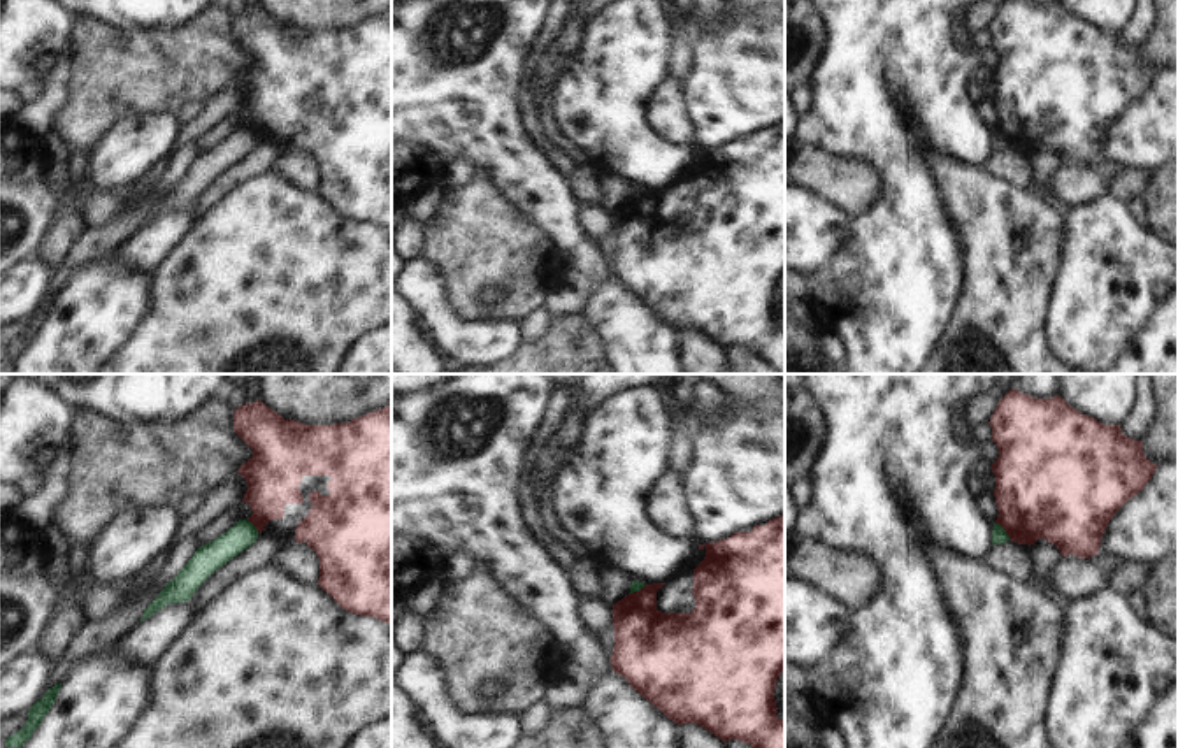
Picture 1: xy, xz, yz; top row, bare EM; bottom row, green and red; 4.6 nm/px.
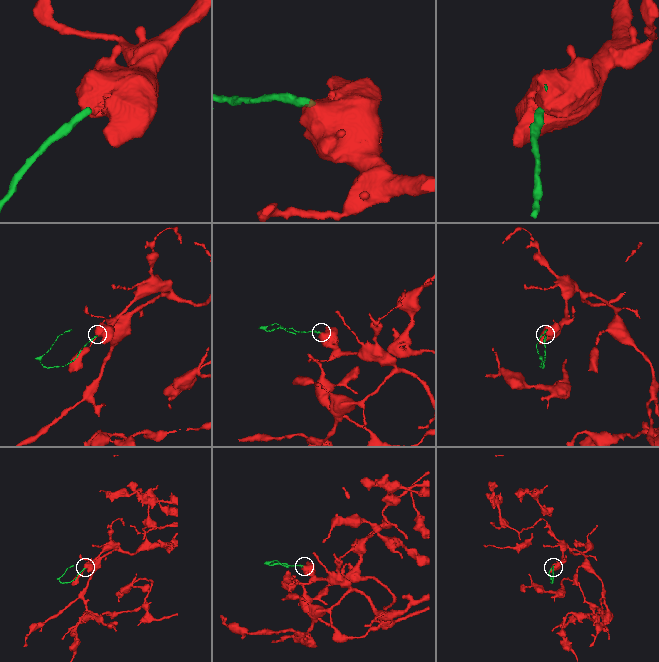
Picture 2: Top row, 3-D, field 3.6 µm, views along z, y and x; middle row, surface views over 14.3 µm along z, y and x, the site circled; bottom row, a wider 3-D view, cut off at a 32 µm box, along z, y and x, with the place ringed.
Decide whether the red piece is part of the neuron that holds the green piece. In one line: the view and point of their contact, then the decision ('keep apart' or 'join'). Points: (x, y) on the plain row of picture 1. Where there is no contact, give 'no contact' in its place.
meets green in yz at (1005, 137); keep apart

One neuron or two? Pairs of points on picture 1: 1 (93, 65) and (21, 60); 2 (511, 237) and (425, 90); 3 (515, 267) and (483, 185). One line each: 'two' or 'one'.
1: two
2: two
3: one

